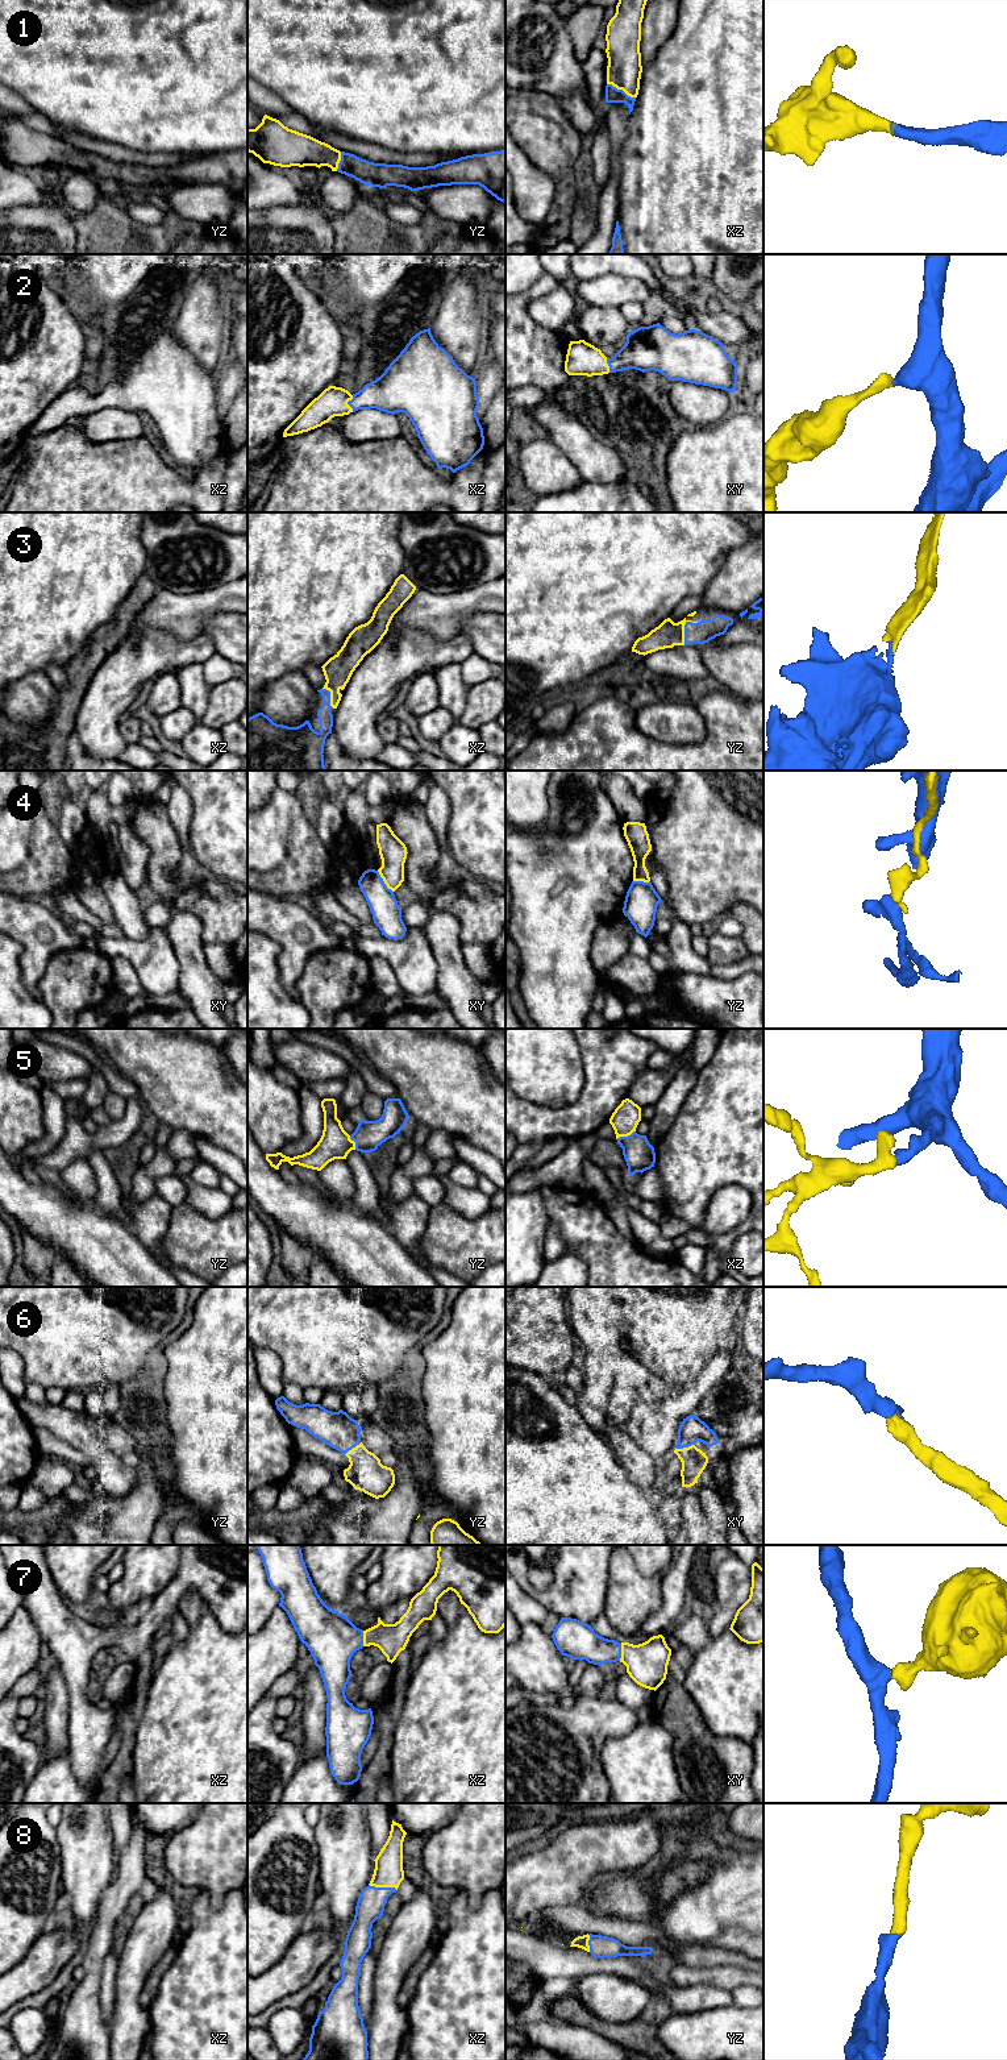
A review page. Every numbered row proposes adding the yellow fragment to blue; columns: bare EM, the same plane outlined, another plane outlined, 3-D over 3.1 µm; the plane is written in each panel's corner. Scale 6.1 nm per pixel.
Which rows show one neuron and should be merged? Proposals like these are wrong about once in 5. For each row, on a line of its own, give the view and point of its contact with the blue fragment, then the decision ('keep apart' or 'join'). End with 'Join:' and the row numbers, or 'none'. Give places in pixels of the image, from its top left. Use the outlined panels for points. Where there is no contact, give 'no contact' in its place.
1: contact xz (621, 90); join
2: contact xz (348, 403); join
3: contact yz (685, 628); join
4: contact xy (383, 881); keep apart
5: contact xz (625, 1137); join
6: contact xy (685, 1446); join
7: contact xy (620, 1652); join
8: contact xz (383, 1888); join
Join: 1, 2, 3, 5, 6, 7, 8

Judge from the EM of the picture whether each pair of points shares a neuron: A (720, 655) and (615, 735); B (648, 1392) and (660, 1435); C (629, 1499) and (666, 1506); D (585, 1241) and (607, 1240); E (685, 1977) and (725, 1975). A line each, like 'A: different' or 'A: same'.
A: different
B: different
C: different
D: same
E: same

